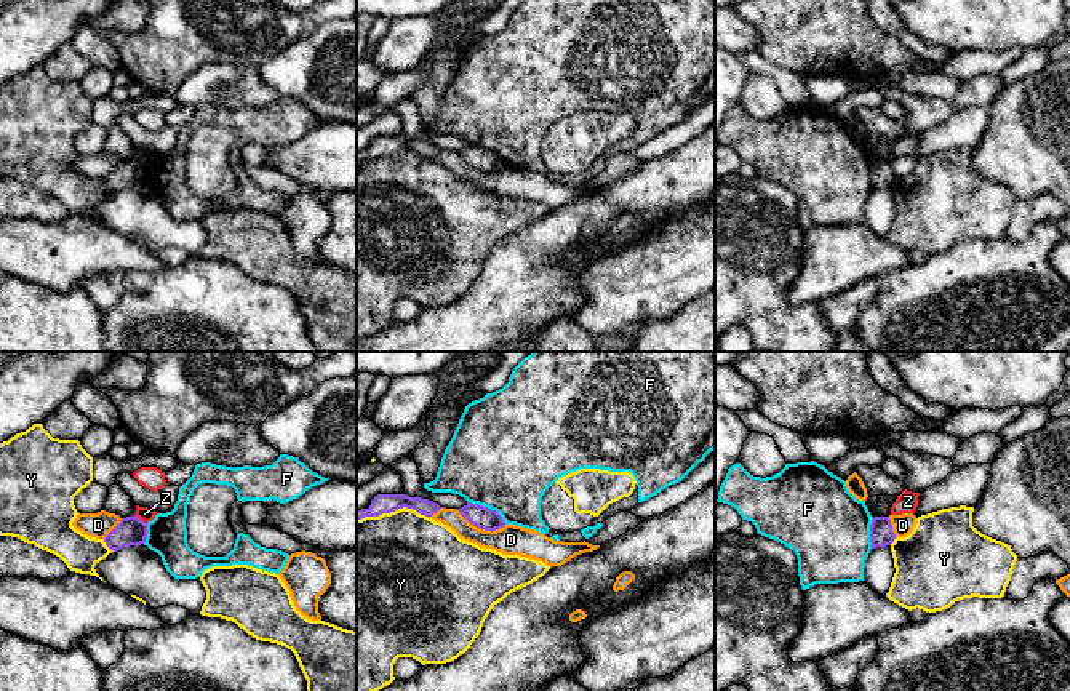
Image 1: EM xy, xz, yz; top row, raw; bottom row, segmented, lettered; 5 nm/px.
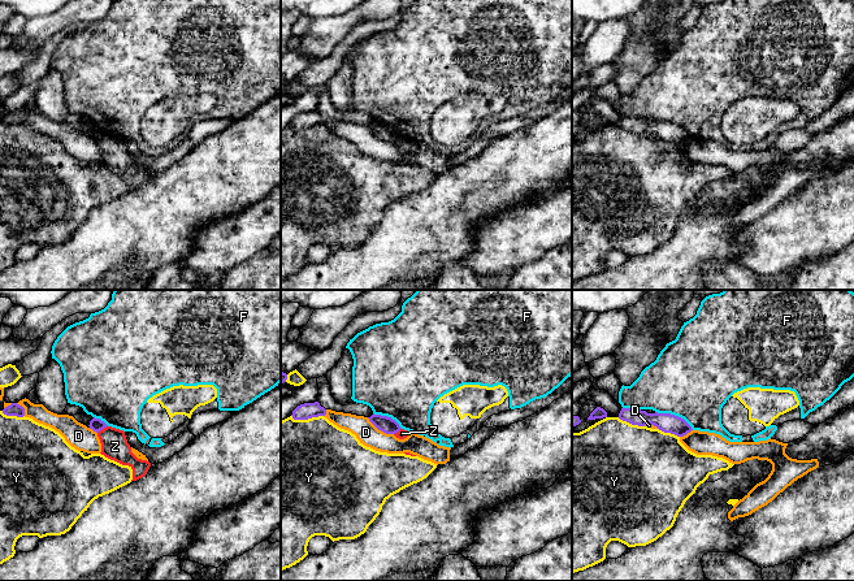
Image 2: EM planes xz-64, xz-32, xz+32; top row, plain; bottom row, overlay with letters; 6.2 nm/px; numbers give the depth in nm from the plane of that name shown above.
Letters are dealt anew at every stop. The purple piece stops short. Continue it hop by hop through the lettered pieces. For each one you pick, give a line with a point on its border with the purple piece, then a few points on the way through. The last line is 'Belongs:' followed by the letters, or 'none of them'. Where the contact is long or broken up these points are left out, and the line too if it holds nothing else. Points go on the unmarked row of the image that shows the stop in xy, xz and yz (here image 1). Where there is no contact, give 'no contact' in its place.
Belongs: none of them

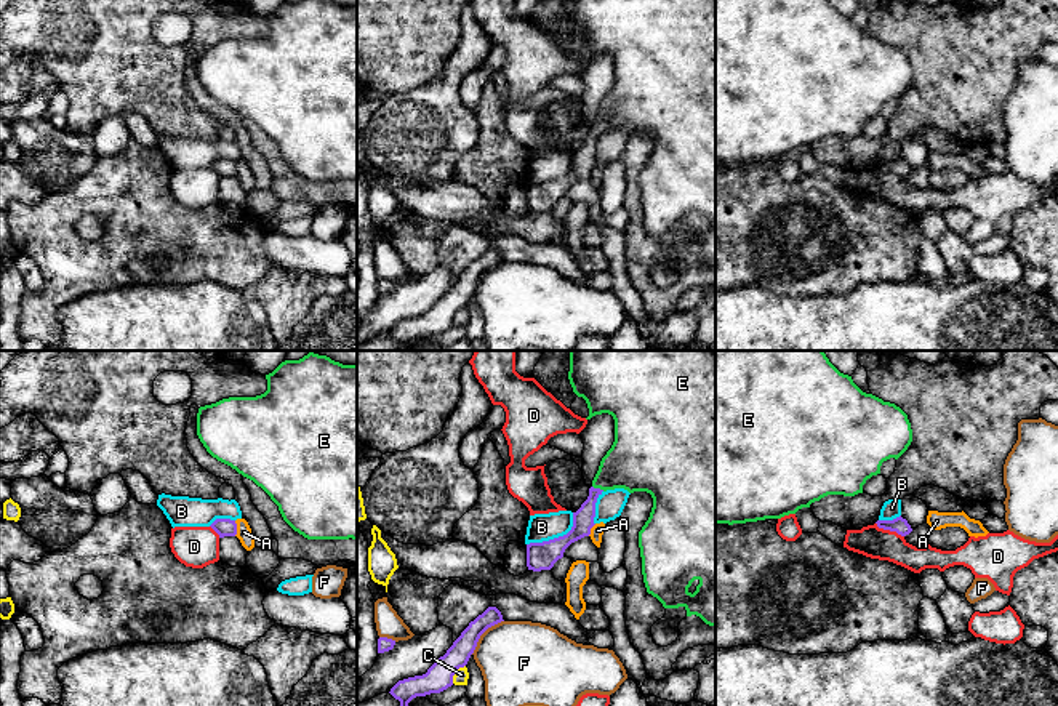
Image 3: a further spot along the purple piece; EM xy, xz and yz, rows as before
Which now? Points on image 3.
E: xz (599, 130) | across xz (583, 160), (593, 136), (599, 130), (620, 109), (639, 101)
Belongs: E

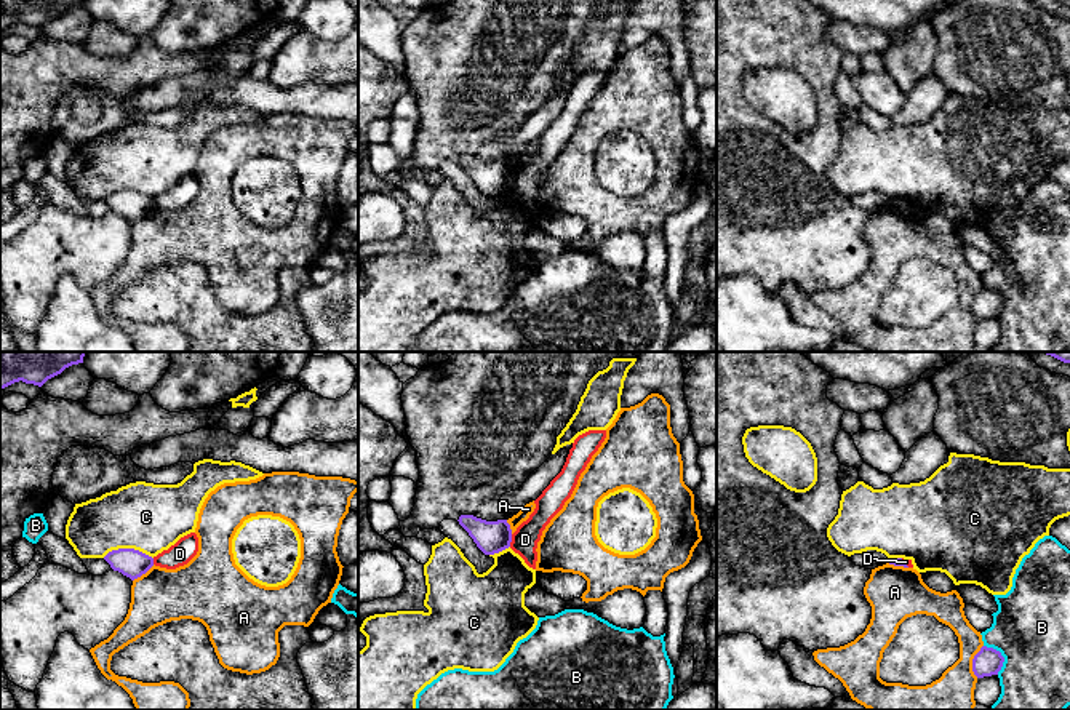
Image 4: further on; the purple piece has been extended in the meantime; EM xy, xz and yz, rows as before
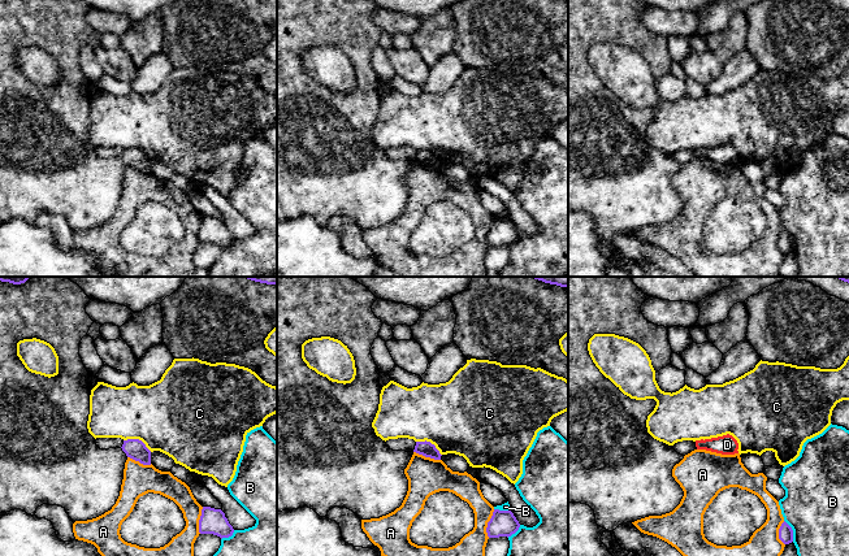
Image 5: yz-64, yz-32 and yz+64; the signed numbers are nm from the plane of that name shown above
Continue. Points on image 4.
Belongs: none of them

